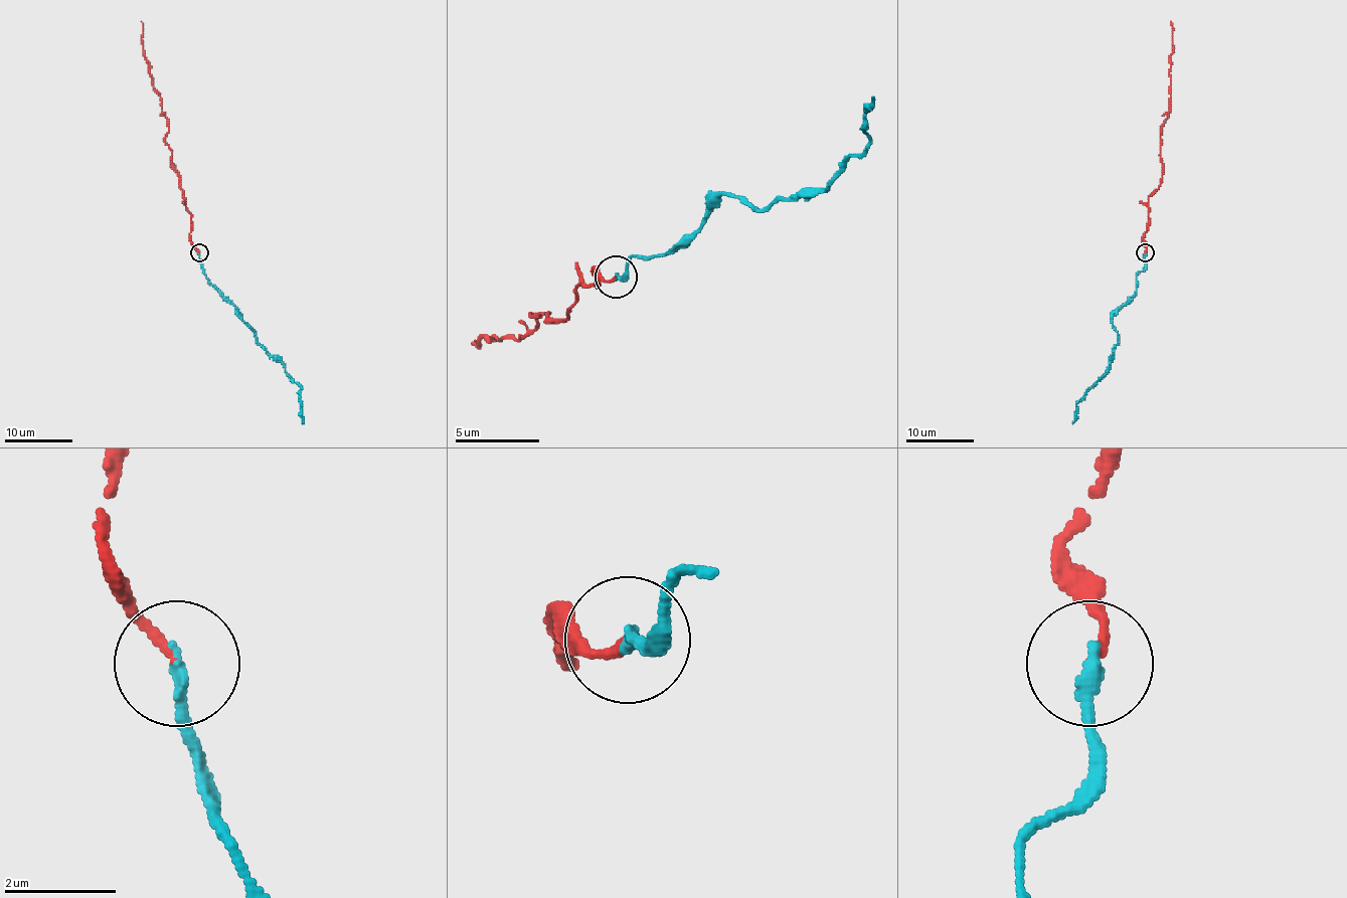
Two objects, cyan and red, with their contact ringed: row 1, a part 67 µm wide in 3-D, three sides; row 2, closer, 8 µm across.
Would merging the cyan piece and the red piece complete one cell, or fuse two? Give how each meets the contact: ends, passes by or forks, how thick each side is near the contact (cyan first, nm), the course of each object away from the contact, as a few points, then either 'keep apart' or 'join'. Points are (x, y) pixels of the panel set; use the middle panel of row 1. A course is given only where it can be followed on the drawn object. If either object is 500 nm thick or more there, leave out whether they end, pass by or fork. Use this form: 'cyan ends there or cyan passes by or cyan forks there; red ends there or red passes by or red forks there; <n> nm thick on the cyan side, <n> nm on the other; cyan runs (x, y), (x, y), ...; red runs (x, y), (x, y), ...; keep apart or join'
cyan ends there; red ends there; 240 nm thick on the cyan side, 160 nm on the other; cyan runs (617, 276), (634, 254), (671, 254), (722, 195), (739, 195), (751, 208), (816, 195), (870, 140), (875, 98); red runs (617, 276), (596, 272), (565, 318), (532, 314), (540, 322), (523, 335), (473, 339); join

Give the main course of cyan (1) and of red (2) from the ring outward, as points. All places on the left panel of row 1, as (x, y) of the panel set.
1: (199, 252), (206, 278), (235, 307), (256, 340), (302, 389), (304, 423)
2: (199, 252), (190, 240), (190, 213), (172, 162), (172, 150), (165, 141), (168, 121), (143, 52), (141, 21)

